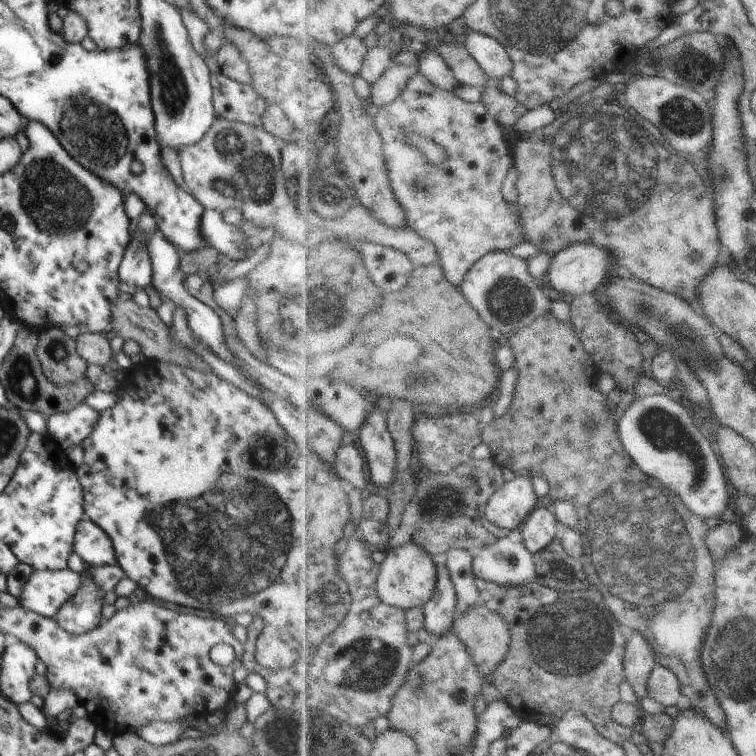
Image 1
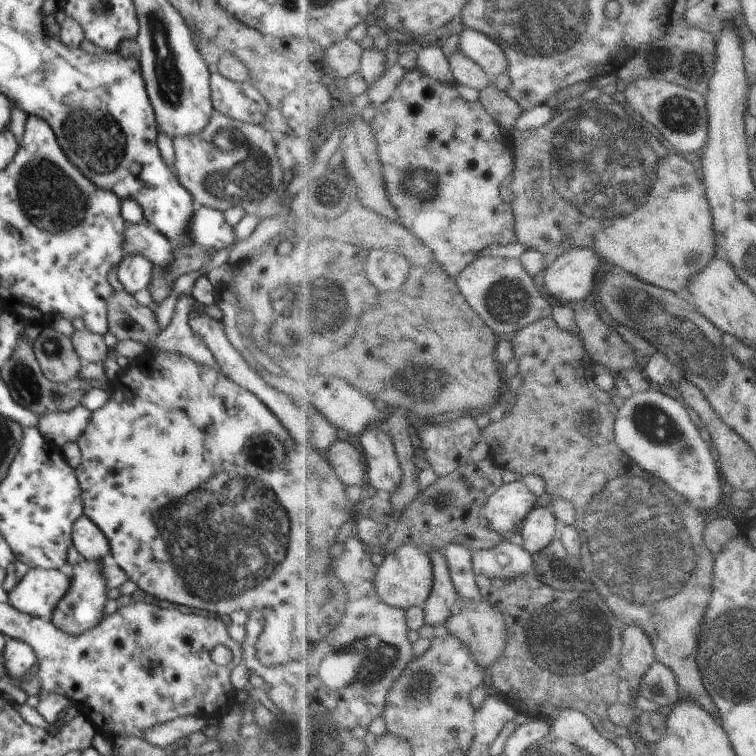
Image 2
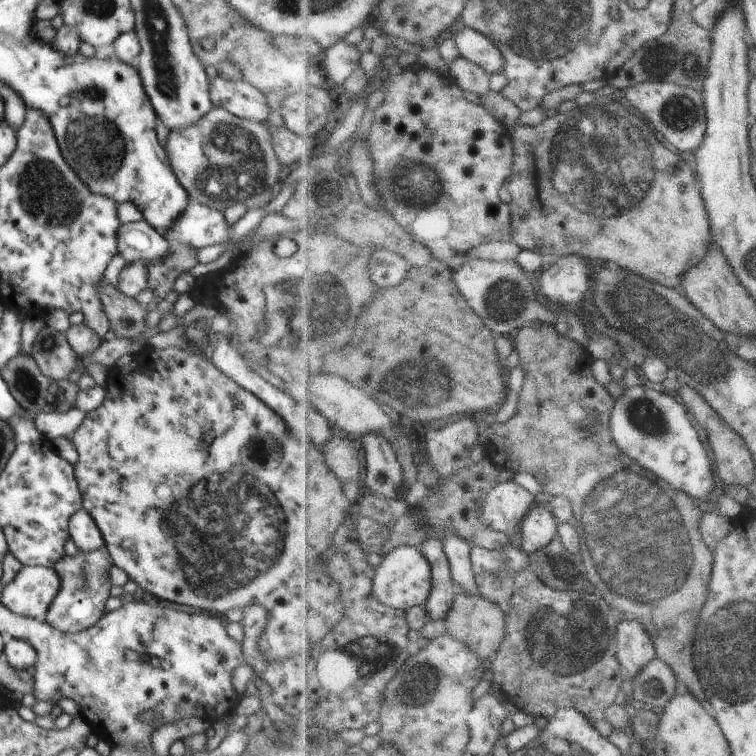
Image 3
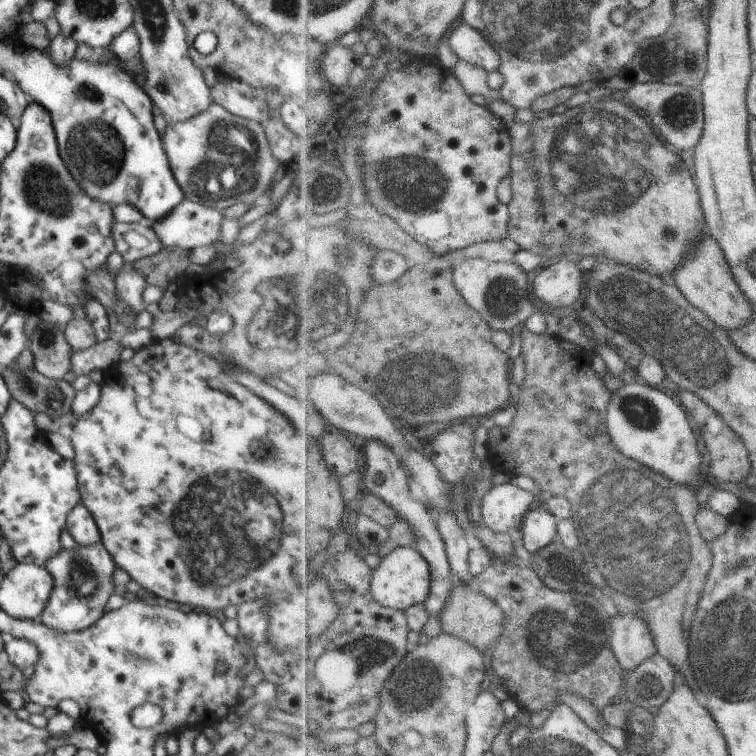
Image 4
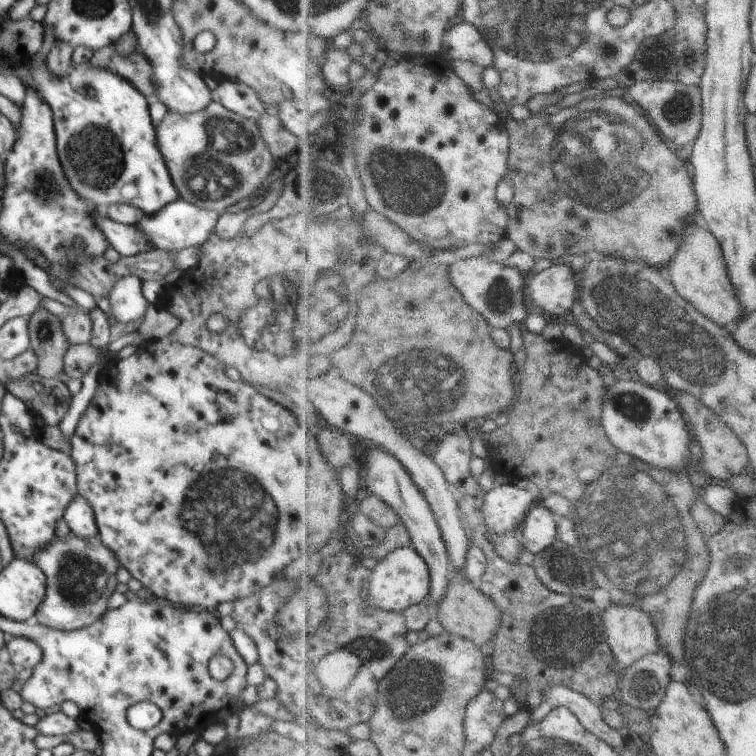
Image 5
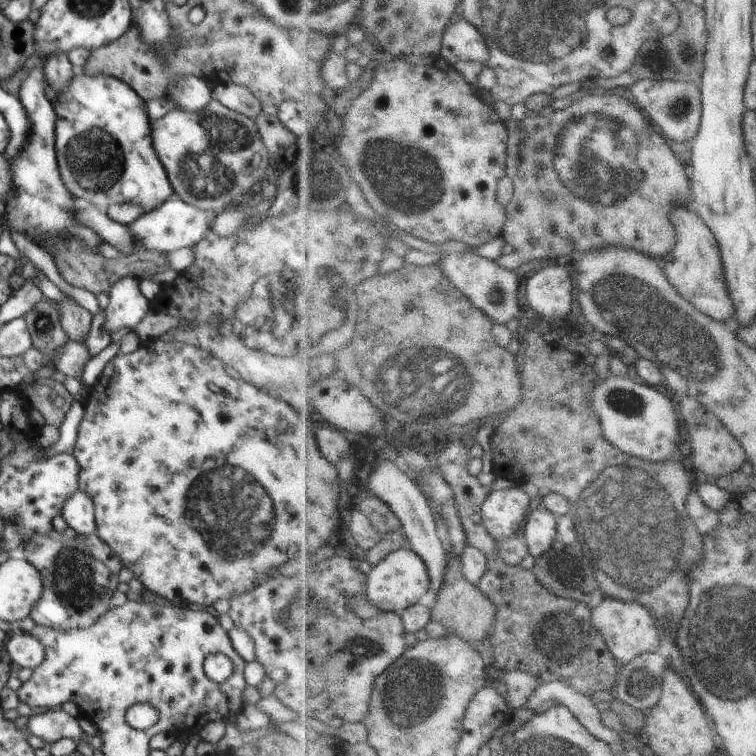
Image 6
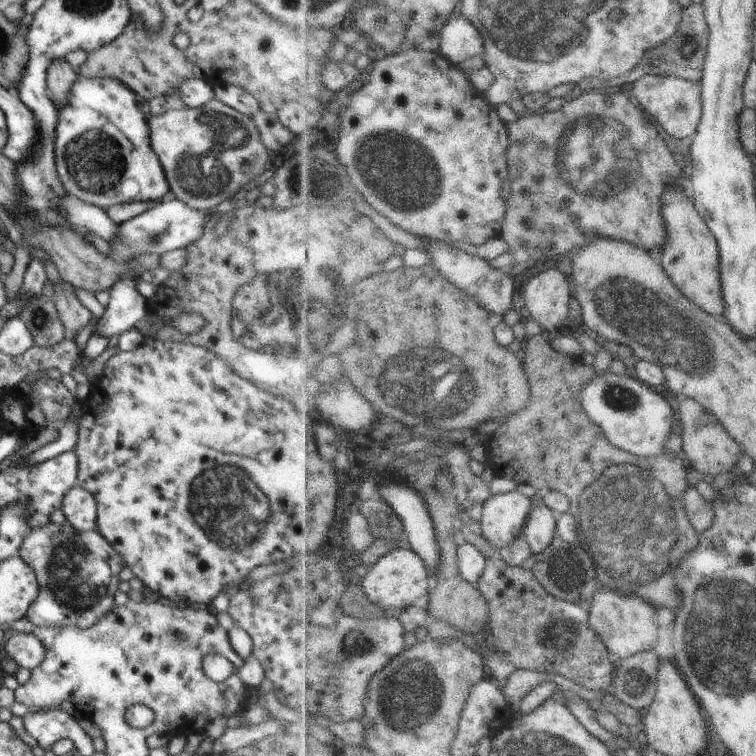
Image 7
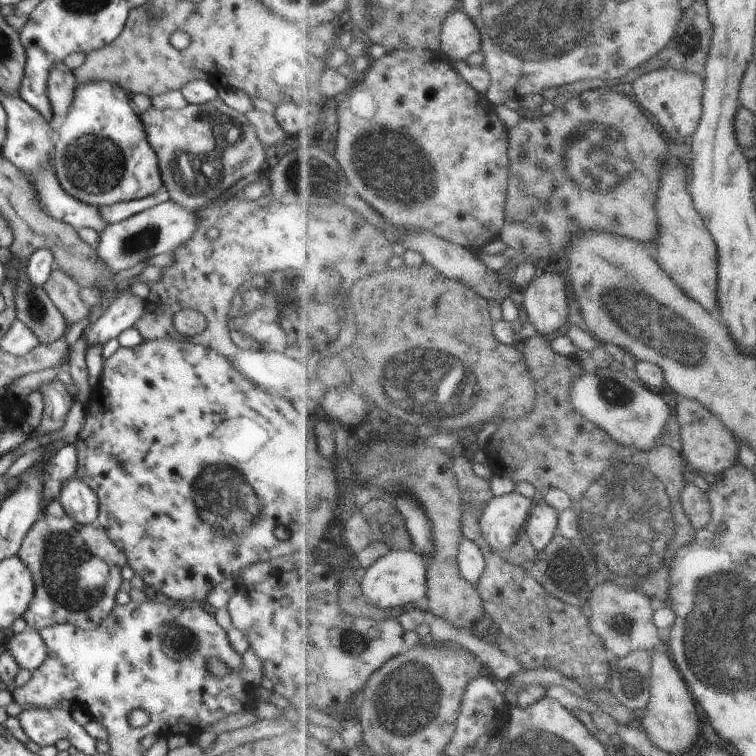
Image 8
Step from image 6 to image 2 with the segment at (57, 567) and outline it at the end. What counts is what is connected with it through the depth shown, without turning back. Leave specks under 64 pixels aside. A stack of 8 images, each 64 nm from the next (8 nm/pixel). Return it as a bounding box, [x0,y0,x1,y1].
[51,559,109,635]

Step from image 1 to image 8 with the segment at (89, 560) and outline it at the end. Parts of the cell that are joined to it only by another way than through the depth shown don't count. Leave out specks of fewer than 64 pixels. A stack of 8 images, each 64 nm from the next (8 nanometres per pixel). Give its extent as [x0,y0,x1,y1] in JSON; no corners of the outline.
[59,476,100,525]

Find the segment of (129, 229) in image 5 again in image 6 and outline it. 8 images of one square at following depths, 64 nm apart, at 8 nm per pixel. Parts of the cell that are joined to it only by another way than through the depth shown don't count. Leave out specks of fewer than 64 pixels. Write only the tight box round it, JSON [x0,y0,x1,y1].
[74,204,135,257]

